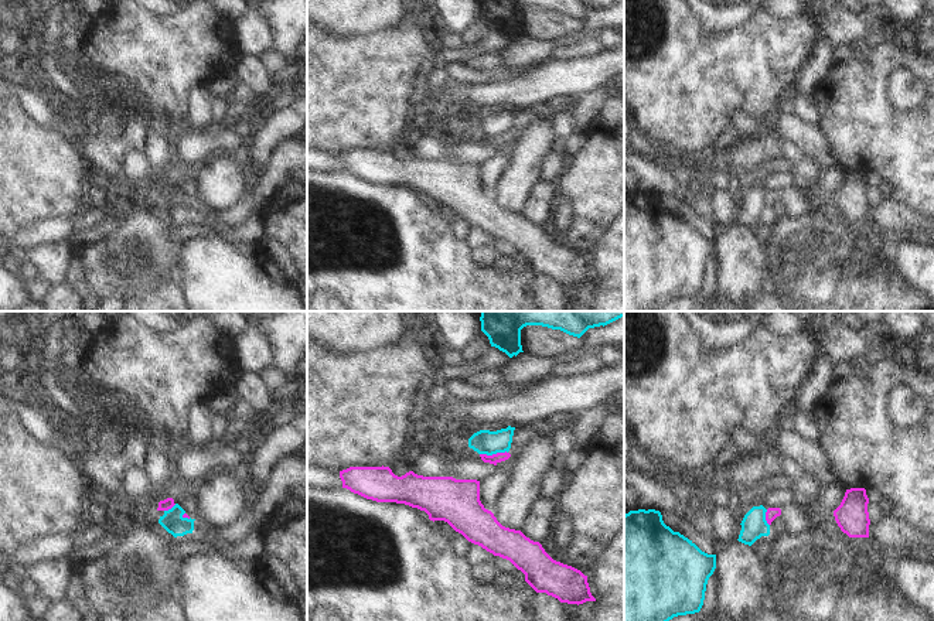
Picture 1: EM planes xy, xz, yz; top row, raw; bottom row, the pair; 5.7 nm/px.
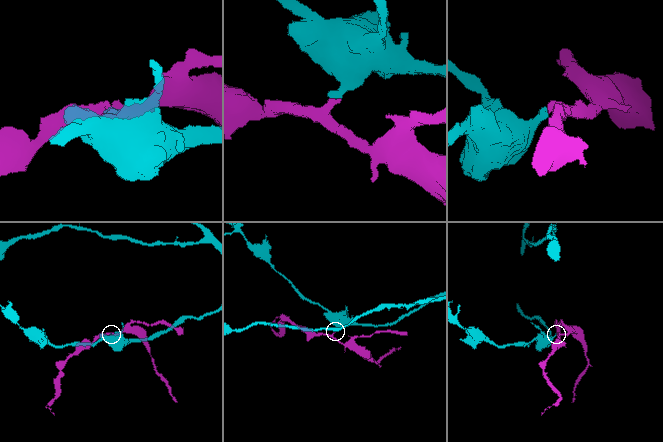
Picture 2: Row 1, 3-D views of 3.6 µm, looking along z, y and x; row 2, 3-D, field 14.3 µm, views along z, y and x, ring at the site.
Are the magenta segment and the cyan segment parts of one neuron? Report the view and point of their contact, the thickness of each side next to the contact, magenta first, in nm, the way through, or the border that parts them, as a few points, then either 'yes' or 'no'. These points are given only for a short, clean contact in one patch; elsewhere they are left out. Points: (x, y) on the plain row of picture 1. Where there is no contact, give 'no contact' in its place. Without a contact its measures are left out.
contact xz (493, 137); calibres 60 and 140 nm; border xz (507, 135), (480, 137); no

